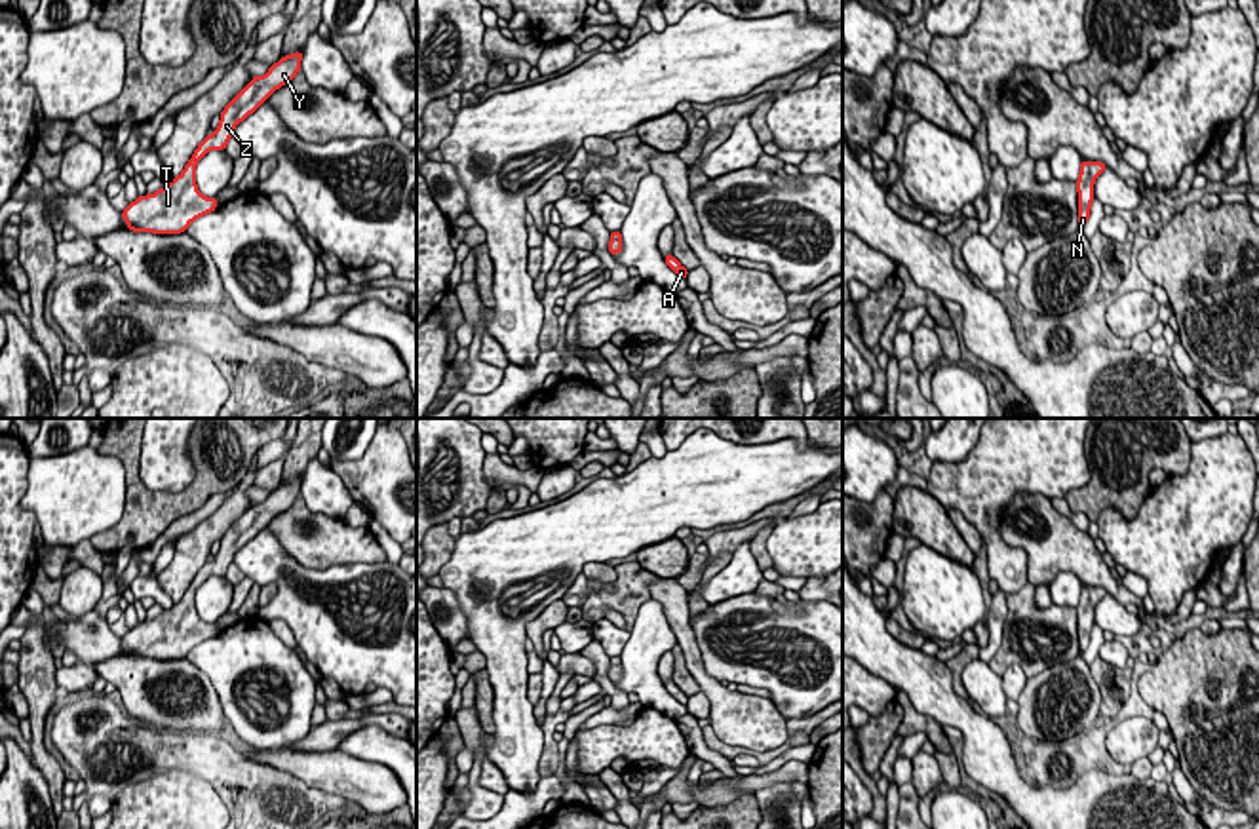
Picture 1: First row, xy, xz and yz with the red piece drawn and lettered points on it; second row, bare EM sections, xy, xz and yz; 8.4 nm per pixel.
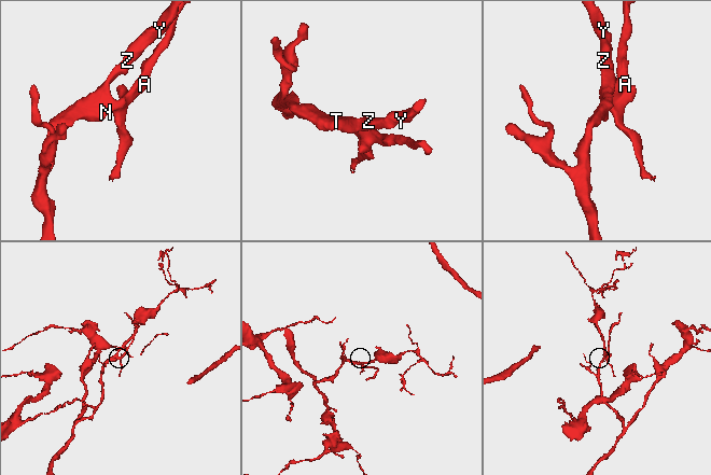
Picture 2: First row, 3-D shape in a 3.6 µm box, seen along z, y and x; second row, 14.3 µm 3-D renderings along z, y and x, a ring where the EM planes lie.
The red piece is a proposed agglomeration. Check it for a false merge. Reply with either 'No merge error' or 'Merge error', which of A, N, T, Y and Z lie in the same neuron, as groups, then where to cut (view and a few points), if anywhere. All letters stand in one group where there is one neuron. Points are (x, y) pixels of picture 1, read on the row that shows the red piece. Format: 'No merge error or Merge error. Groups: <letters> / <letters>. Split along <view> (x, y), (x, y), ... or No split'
No merge error. Groups: A N T Y Z. No split

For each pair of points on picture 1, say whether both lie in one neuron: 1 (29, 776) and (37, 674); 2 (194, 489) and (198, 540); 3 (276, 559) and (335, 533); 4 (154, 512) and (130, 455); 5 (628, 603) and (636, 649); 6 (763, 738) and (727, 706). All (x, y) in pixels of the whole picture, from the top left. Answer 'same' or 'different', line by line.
1: different
2: different
3: different
4: same
5: different
6: same

